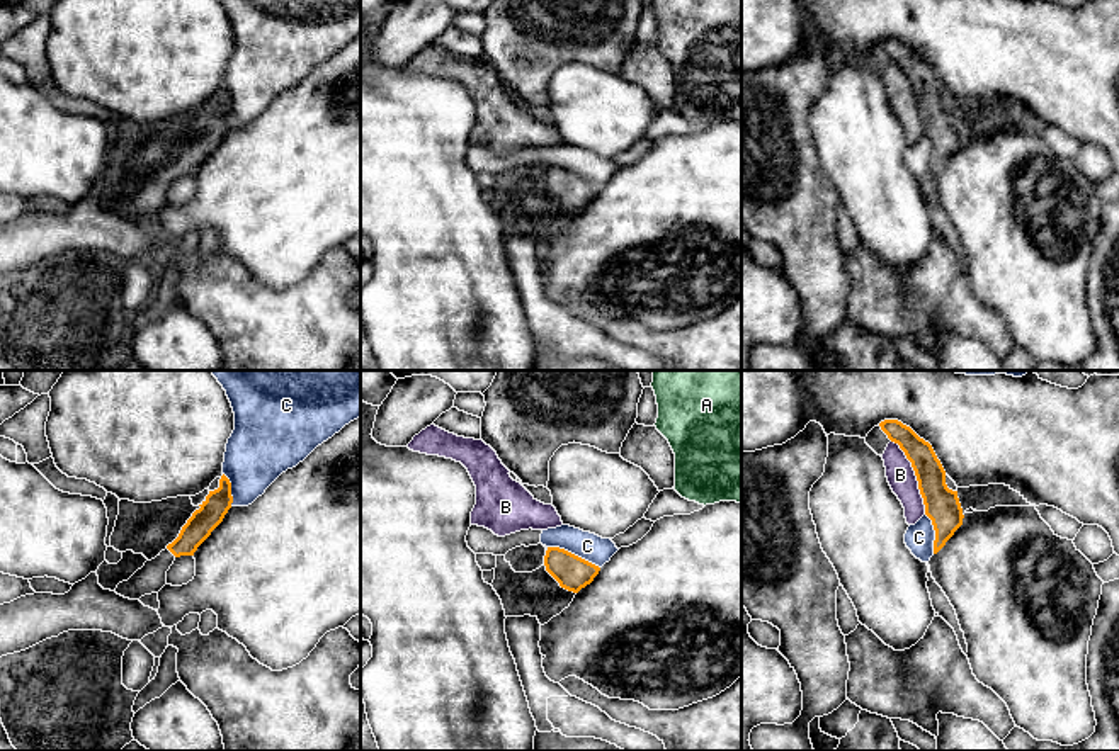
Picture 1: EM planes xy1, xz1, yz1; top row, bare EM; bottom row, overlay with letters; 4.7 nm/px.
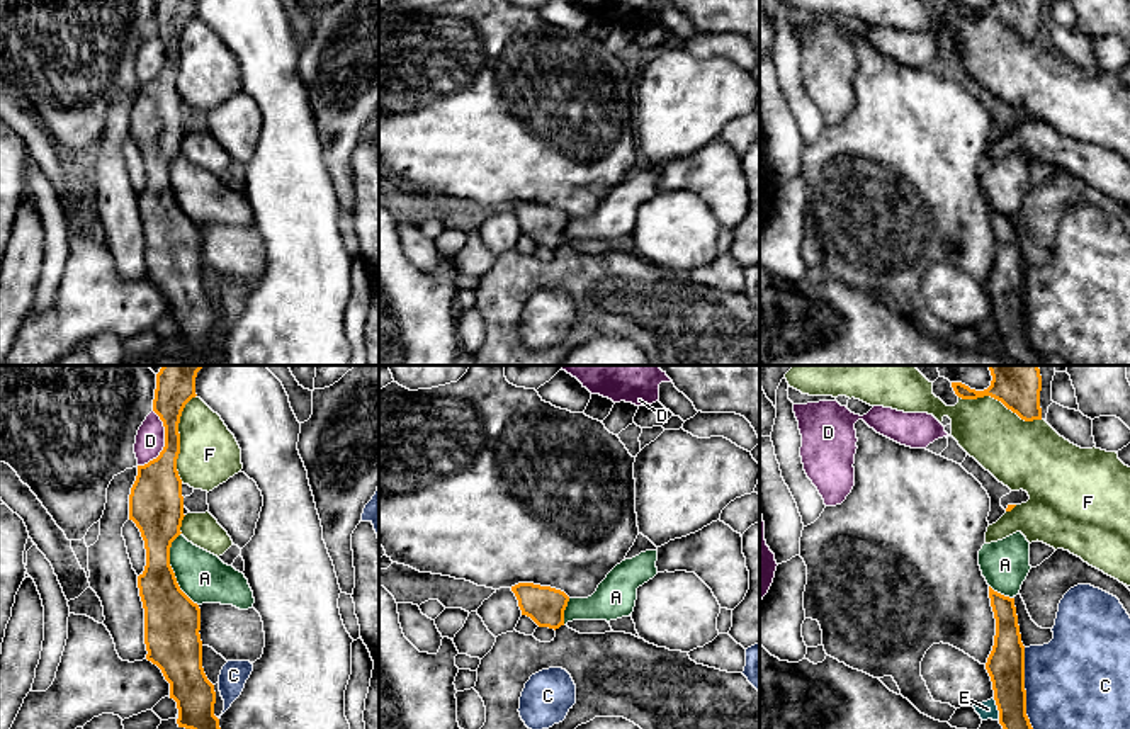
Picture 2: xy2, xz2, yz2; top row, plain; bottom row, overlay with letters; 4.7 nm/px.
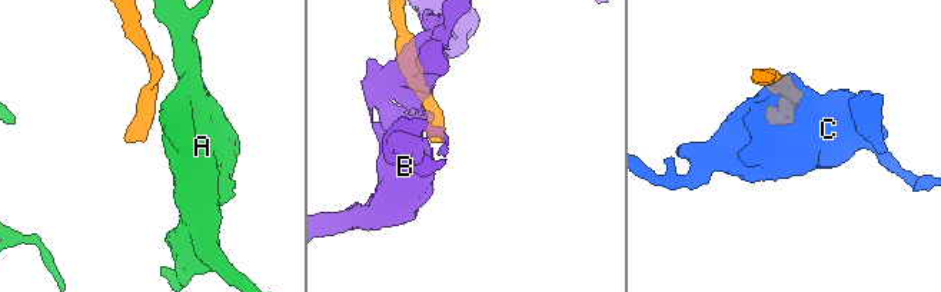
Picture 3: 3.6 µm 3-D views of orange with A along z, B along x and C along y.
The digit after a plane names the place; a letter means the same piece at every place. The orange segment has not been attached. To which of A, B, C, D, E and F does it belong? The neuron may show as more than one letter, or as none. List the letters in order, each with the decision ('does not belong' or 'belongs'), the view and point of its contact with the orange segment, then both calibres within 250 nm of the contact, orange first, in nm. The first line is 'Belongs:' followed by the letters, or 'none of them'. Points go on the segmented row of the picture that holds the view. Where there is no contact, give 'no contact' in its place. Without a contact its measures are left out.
Belongs: none of them
A: does not belong | xy2 (172, 570) | 280/240 nm
B: does not belong | yz1 (915, 474) | 170/130 nm
C: does not belong | yz2 (1023, 689) | 180/440 nm
D: does not belong | xy2 (165, 442) | 240/140 nm
E: does not belong | yz2 (998, 709) | 180/80 nm
F: does not belong | xy2 (179, 439) | 220/280 nm

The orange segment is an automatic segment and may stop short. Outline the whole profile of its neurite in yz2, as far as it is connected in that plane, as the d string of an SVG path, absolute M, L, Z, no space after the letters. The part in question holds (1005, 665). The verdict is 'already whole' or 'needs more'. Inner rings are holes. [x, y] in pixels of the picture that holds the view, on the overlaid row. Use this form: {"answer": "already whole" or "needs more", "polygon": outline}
{"answer": "already whole", "polygon": "M989 586L996 619L994 646L986 670L992 681L994 700L1003 729L1033 729L1026 715L1025 646L1021 642L1014 598Z"}

